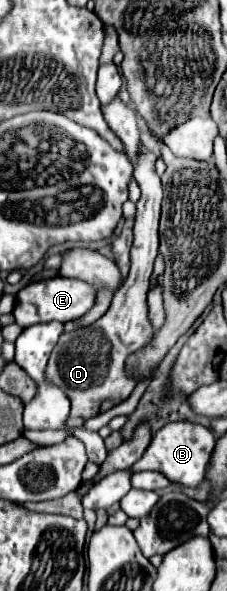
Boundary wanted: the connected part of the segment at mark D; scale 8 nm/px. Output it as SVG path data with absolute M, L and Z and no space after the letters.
M141 147L135 161L135 173L141 187L141 199L137 201L135 227L133 227L133 247L131 247L131 271L123 285L115 291L109 311L89 327L63 333L55 345L49 365L47 379L61 387L71 399L71 417L95 417L121 401L125 401L137 385L137 379L127 373L129 355L145 349L153 341L153 325L149 321L147 291L151 283L153 261L159 249L159 213L161 213L161 181L155 173L155 155Z

